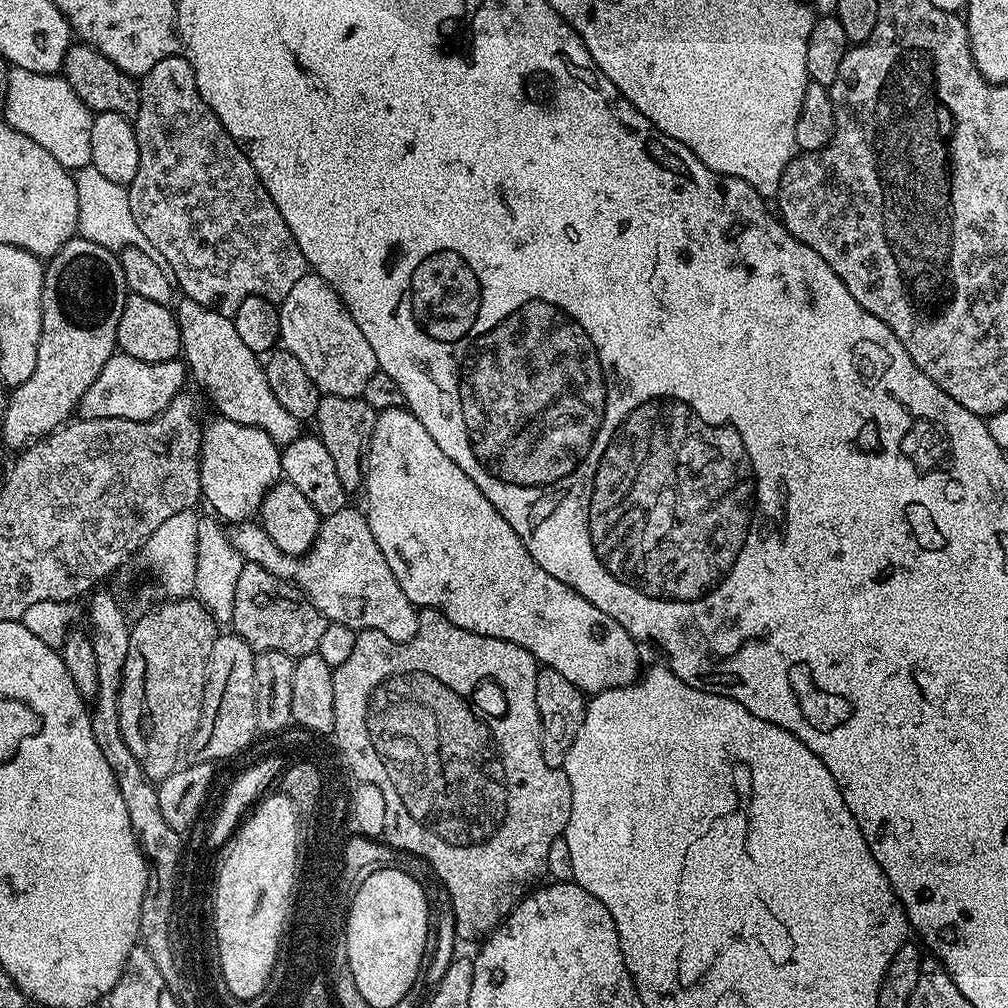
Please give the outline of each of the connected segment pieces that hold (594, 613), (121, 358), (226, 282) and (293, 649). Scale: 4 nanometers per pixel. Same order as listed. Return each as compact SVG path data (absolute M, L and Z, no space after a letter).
M407 407L377 411L374 434L364 457L362 492L368 495L366 515L370 534L386 558L386 566L398 578L402 594L420 608L437 608L456 628L490 638L502 638L522 646L543 667L558 670L585 694L635 684L641 675L638 642L610 614L602 614L594 602L586 602L566 582L558 582L522 546L510 522L490 506L486 494L442 454L438 442Z
M114 354L102 366L102 374L86 394L82 394L78 409L79 419L126 418L127 420L153 420L170 406L172 399L185 387L186 365L177 358L166 362L142 362L123 354Z
M184 56L162 58L154 62L154 66L145 76L139 77L138 83L140 105L138 114L134 118L138 142L138 172L134 180L127 184L127 189L130 198L130 214L134 214L134 222L138 222L138 230L146 234L148 248L167 265L179 291L181 288L180 292L185 297L193 299L194 302L212 311L217 311L218 314L235 316L238 306L242 306L242 302L246 302L246 298L251 296L261 296L273 302L282 302L286 294L290 294L294 282L298 282L298 278L302 278L309 271L308 263L304 261L302 250L298 250L298 242L294 242L294 234L290 234L290 226L286 226L286 218L282 218L278 206L274 206L274 198L268 193L266 186L262 186L254 166L250 166L250 158L236 145L234 138L230 138L230 134L224 129L224 124L218 122L214 110L206 106L198 90L198 82L194 78L194 70L190 62L186 62Z
M257 564L243 565L233 604L231 631L241 636L256 652L278 650L293 658L305 656L316 651L322 630L326 630L329 623L299 588L270 574L270 570L262 570Z

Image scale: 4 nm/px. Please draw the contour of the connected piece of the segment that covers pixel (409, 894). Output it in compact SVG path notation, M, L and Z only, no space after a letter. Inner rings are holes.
M402 870L372 872L354 894L349 906L349 952L356 982L372 1004L402 1000L418 982L419 966L427 944L429 893Z

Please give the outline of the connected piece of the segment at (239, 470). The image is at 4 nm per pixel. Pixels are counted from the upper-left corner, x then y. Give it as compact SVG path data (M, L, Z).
M215 418L203 425L200 437L200 494L221 521L248 522L259 513L262 498L281 479L281 445L254 426Z

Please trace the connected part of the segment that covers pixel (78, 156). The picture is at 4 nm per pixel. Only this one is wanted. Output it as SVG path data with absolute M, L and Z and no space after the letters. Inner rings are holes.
M9 67L8 81L4 84L4 112L3 119L8 121L8 125L38 142L42 150L47 150L63 168L75 170L77 168L87 168L91 165L90 132L94 113L85 106L82 98L74 94L71 86L64 81L63 75L34 74L34 70L22 70L21 68Z

